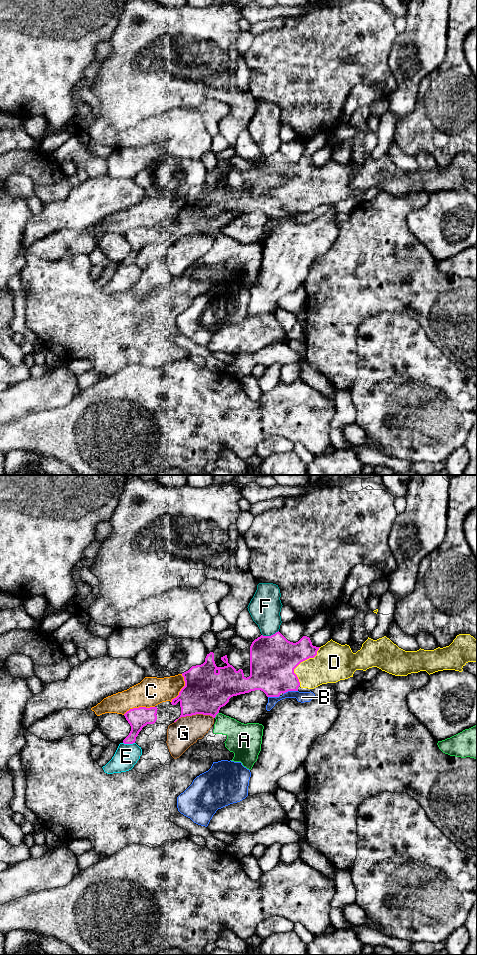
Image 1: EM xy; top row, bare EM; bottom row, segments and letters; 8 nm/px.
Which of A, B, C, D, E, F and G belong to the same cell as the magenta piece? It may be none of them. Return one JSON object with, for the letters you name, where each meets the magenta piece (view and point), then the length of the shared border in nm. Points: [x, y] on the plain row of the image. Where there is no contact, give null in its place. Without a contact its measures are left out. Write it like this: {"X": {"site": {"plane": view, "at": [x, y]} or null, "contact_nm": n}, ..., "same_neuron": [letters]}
{"D": {"site": {"plane": "xy", "at": [300, 182]}, "contact_nm": 360}, "same_neuron": ["D"]}

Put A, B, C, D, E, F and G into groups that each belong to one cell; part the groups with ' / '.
A C / B / D / E / F / G

